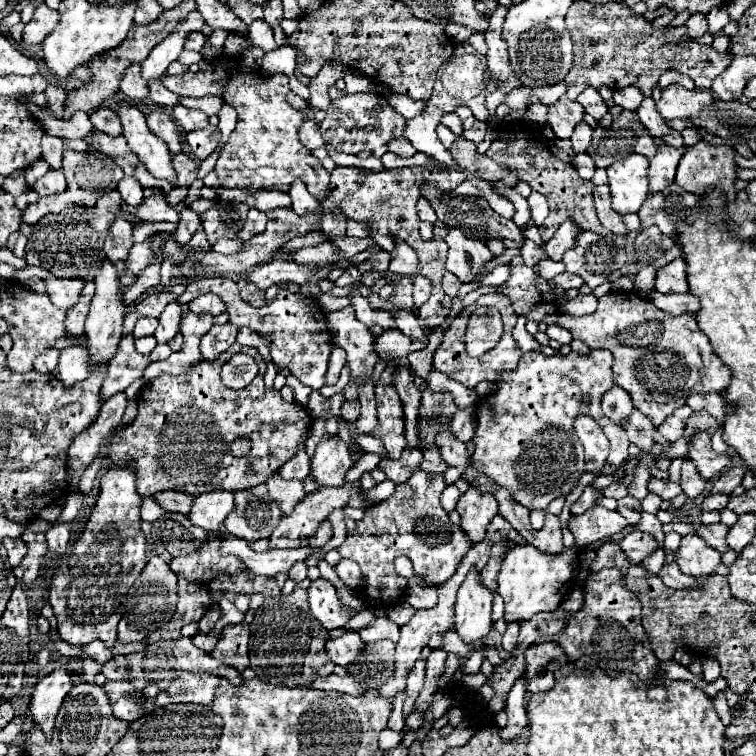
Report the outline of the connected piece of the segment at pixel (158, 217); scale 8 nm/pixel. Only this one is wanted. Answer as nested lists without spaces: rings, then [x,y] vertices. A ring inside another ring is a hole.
[[[153,194],[149,198],[143,200],[143,204],[139,208],[131,208],[123,202],[123,208],[133,212],[135,216],[139,216],[145,222],[179,222],[179,212],[175,206],[171,206],[165,200],[165,194]]]

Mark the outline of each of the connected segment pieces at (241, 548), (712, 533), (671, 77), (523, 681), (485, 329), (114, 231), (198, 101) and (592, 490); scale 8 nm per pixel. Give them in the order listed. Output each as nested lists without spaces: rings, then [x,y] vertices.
[[[219,534],[219,544],[221,544],[221,554],[223,556],[227,556],[227,554],[233,554],[233,556],[237,556],[253,574],[263,574],[263,576],[275,576],[277,572],[289,572],[289,568],[295,564],[295,562],[305,561],[305,554],[307,554],[307,550],[303,550],[303,548],[310,547],[299,547],[295,549],[272,549],[267,550],[266,552],[257,552],[257,550],[253,550],[245,540],[239,540],[239,538],[235,538],[235,536],[231,536],[231,534]]]
[[[717,522],[717,524],[707,524],[707,526],[699,526],[699,528],[697,528],[697,536],[701,536],[711,548],[719,550],[721,554],[729,550],[727,532],[729,532],[729,526],[721,524],[721,522]]]
[[[665,70],[663,76],[659,78],[659,86],[661,86],[661,90],[663,90],[663,88],[667,88],[667,86],[671,86],[671,84],[681,84],[681,86],[685,86],[687,90],[693,90],[693,88],[695,88],[695,84],[693,84],[693,80],[691,80],[689,76],[683,76],[683,74],[677,72],[677,70]]]
[[[521,674],[521,678],[515,680],[513,688],[507,694],[507,716],[509,722],[503,730],[503,740],[513,740],[525,726],[527,726],[527,710],[525,710],[525,698],[527,698],[527,676]]]
[[[477,308],[467,322],[465,348],[469,356],[481,356],[491,350],[503,334],[503,322],[497,308]]]
[[[115,218],[105,238],[105,254],[109,260],[125,260],[129,248],[133,246],[133,224],[125,218]]]
[[[179,96],[179,102],[187,108],[195,108],[205,112],[207,116],[219,114],[219,110],[223,108],[223,100],[215,100],[215,96],[205,96],[205,98],[191,98],[191,96]]]
[[[589,484],[589,486],[583,490],[581,498],[571,506],[571,514],[583,514],[585,510],[593,508],[601,496],[603,496],[603,490],[599,490],[599,488],[595,488],[595,486]]]

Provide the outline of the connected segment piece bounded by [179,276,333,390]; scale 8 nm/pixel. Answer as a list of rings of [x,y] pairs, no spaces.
[[[217,276],[217,278],[193,280],[179,300],[191,302],[193,298],[199,296],[199,292],[215,292],[217,296],[221,296],[221,300],[225,302],[225,308],[227,308],[225,312],[229,314],[229,322],[233,326],[237,326],[237,328],[247,326],[247,328],[253,328],[255,332],[259,332],[269,342],[271,360],[277,368],[287,368],[293,376],[299,378],[301,384],[305,384],[313,390],[319,390],[319,388],[325,386],[327,362],[329,362],[329,354],[331,354],[331,348],[333,348],[333,340],[331,340],[329,330],[327,330],[325,314],[317,306],[315,298],[303,296],[301,292],[293,294],[293,292],[281,288],[269,304],[255,308],[255,306],[241,300],[235,280]]]

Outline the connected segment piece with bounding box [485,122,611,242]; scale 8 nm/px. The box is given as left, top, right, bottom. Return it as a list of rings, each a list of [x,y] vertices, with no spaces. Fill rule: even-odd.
[[[507,122],[507,124],[503,124],[501,136],[491,142],[491,146],[489,146],[489,150],[485,154],[489,158],[493,158],[495,162],[499,162],[501,166],[505,166],[519,180],[525,180],[531,186],[531,190],[537,190],[537,192],[541,192],[547,198],[551,212],[545,218],[543,226],[539,228],[541,230],[541,238],[545,242],[555,234],[555,230],[567,218],[575,220],[581,230],[591,230],[591,232],[597,232],[597,234],[611,236],[611,232],[607,232],[599,224],[599,218],[597,218],[597,212],[595,212],[595,206],[593,206],[595,184],[591,180],[583,180],[577,174],[573,164],[561,162],[541,140],[533,138],[531,130],[527,126],[523,128],[523,122]]]

